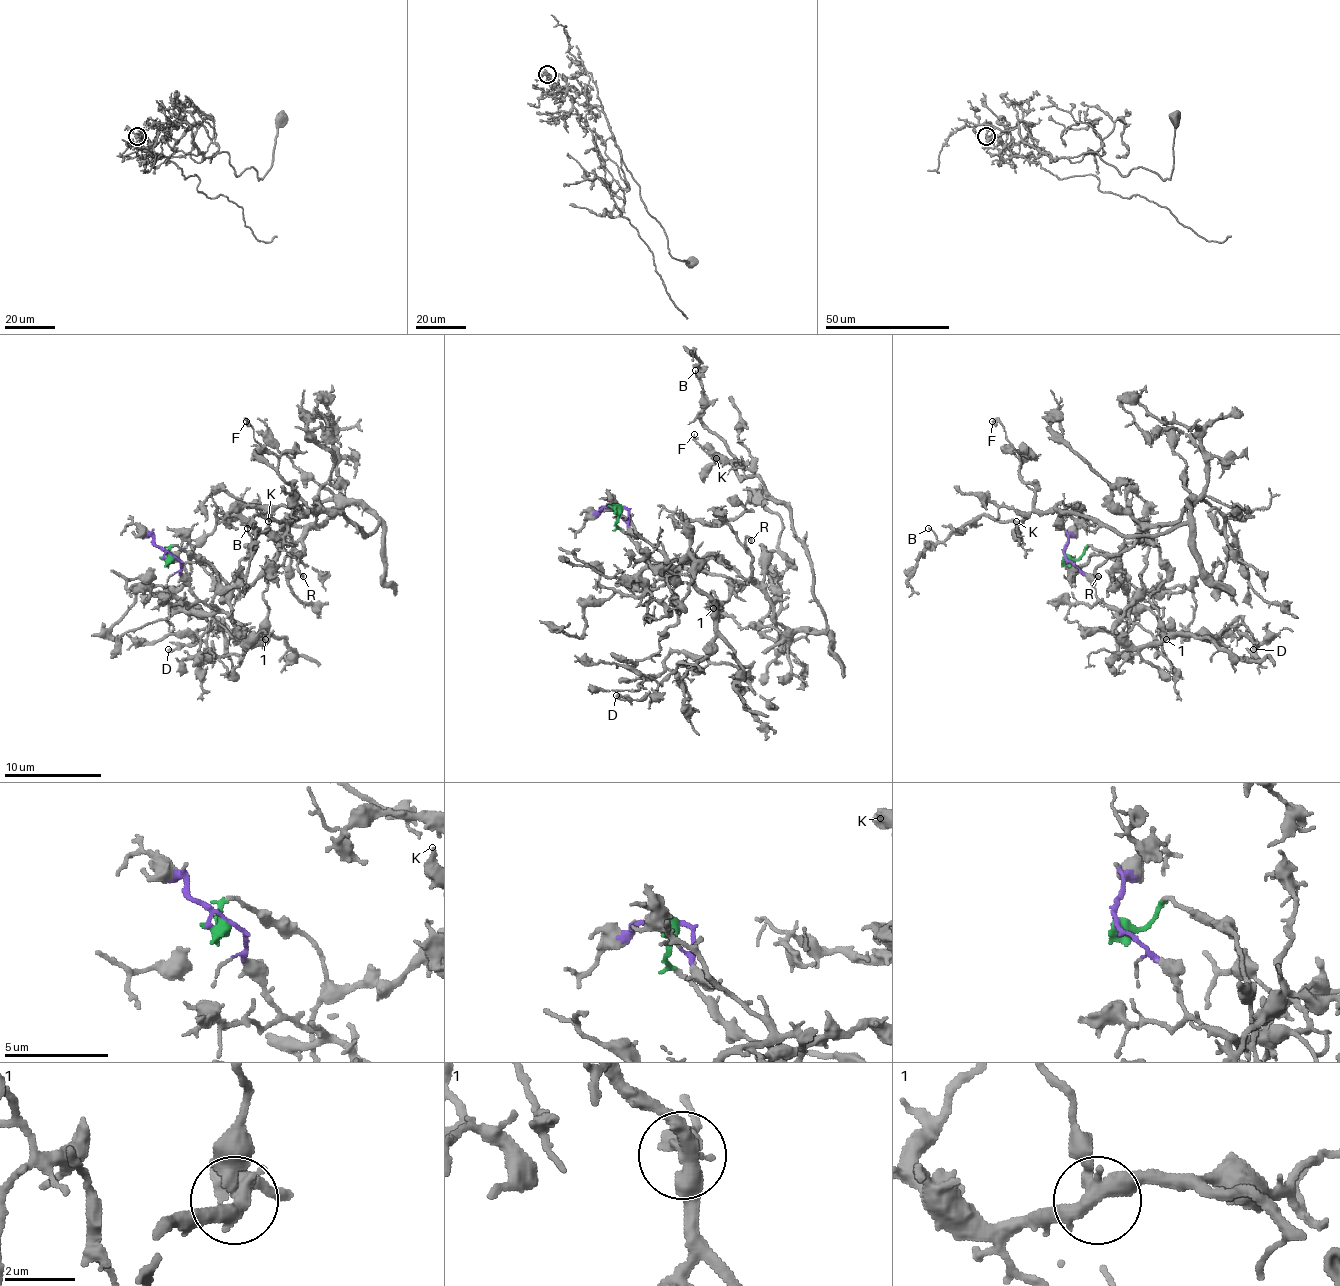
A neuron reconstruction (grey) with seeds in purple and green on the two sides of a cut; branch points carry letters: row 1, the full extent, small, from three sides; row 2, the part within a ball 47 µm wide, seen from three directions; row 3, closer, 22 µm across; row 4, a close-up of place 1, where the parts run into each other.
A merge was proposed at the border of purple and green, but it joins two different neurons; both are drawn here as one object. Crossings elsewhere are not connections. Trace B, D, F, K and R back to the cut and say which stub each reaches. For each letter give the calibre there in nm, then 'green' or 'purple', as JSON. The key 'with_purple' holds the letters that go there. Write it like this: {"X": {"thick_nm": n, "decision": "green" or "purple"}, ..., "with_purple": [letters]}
{"B": {"thick_nm": 120, "decision": "green"}, "D": {"thick_nm": 190, "decision": "purple"}, "F": {"thick_nm": 220, "decision": "green"}, "K": {"thick_nm": 280, "decision": "green"}, "R": {"thick_nm": 220, "decision": "green"}, "with_purple": ["D"]}

